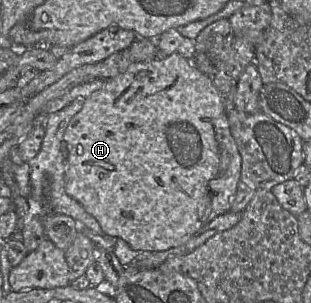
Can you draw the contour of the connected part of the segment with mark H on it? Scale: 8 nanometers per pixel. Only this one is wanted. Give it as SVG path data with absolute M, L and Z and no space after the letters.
M179 53L158 55L156 59L137 62L126 71L107 79L105 84L86 98L82 109L69 122L64 136L68 146L65 187L75 199L100 224L105 235L123 239L133 250L166 251L186 243L203 226L215 217L230 211L241 176L241 156L231 134L228 116L212 80L203 74L191 60Z

